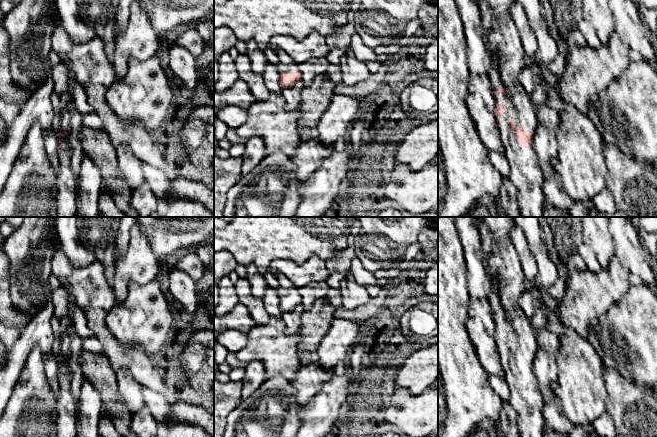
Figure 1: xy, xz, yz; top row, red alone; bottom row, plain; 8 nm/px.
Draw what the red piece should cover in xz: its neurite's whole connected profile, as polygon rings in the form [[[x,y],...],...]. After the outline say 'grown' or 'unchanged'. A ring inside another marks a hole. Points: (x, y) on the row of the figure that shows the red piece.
[[[277,50],[276,54],[279,58],[277,69],[279,71],[279,82],[283,89],[292,88],[302,79],[303,72],[300,65],[293,61],[284,51]]]; grown

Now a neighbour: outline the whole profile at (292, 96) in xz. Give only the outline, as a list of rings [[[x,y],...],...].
[[[299,80],[292,88],[282,89],[281,96],[285,101],[285,111],[291,112],[299,108],[301,101],[301,91],[305,84],[303,80]]]

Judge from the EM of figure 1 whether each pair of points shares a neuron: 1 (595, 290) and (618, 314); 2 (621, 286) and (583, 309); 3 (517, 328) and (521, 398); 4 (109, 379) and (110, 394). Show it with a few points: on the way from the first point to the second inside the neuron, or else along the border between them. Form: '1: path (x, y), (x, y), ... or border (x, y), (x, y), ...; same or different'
1: border (629, 285), (629, 288), (615, 304); different
2: path (612, 286), (604, 288), (592, 300); same
3: path (517, 345), (518, 375), (521, 381); same
4: path (109, 383), (109, 390); same

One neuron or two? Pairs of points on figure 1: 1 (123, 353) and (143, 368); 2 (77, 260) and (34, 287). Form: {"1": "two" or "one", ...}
{"1": "one", "2": "two"}

